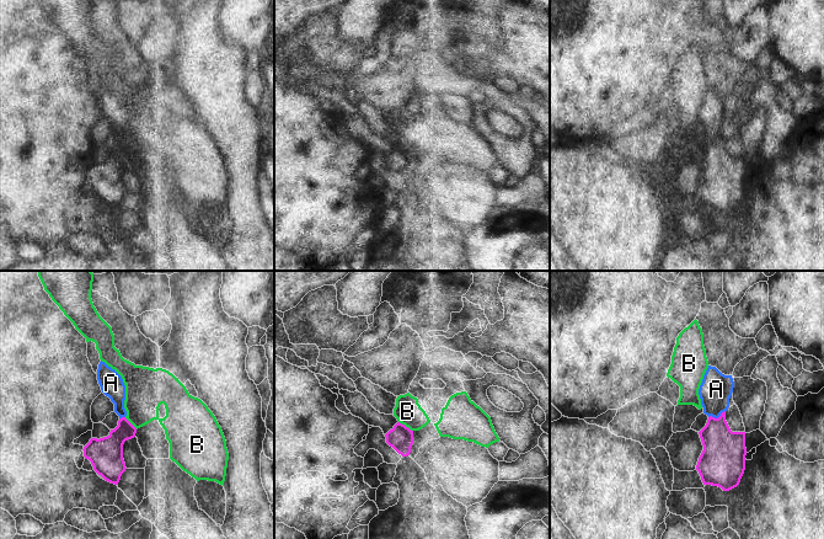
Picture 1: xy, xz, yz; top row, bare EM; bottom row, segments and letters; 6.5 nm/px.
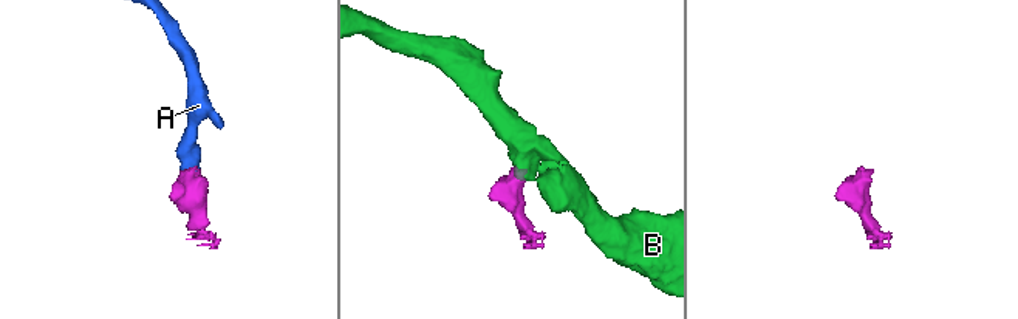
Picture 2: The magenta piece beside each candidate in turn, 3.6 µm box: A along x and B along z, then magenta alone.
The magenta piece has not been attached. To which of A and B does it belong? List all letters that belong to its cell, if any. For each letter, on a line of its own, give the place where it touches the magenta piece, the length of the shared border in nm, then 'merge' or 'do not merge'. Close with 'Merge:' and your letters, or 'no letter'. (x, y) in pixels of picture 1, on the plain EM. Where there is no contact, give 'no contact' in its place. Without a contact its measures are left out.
A: yz (716, 143) | 120 nm | merge
B: xz (405, 150) | 120 nm | do not merge
Merge: A

